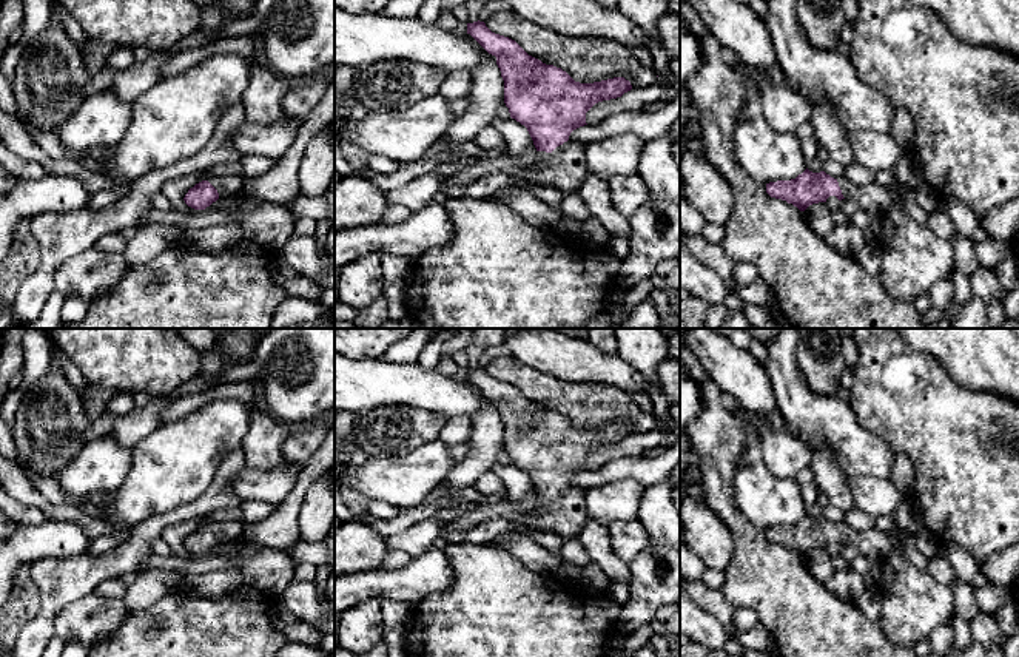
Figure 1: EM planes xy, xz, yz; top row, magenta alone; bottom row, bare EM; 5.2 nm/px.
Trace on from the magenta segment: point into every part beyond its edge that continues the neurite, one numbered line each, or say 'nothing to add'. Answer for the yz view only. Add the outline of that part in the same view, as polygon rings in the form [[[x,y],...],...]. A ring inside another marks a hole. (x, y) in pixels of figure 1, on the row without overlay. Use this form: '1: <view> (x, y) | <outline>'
1: yz (876, 545) | [[[845,521],[837,524],[845,544],[854,546],[860,555],[880,564],[891,552],[893,541],[888,532],[871,529],[854,529]]]

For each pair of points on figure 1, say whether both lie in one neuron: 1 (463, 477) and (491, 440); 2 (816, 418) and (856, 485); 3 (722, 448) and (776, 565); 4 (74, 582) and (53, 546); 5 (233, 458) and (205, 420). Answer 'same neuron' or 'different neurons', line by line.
1: same neuron
2: different neurons
3: same neuron
4: different neurons
5: different neurons

